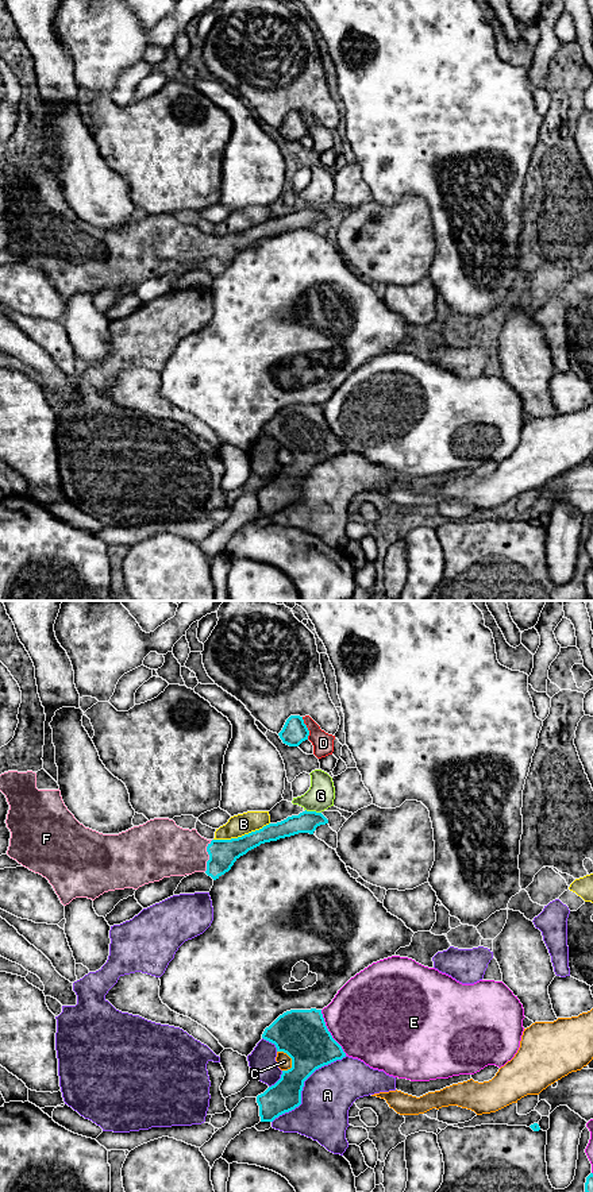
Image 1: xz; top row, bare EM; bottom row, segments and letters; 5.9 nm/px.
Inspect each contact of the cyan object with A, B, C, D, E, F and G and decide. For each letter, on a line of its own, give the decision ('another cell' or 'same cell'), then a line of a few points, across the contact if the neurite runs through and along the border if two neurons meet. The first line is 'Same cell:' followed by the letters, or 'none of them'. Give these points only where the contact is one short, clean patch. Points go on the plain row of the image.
Same cell: F
A: another cell
B: another cell
C: another cell
D: another cell
E: another cell
F: same cell | xz (223, 249), (210, 251), (169, 246)
G: another cell

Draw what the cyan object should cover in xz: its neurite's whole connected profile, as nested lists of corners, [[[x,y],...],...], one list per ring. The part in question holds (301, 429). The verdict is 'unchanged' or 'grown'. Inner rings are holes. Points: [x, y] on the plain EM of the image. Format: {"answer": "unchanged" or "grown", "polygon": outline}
{"answer": "unchanged", "polygon": [[[290,405],[265,424],[262,433],[292,454],[292,463],[257,491],[261,517],[273,517],[301,499],[304,477],[319,463],[346,452],[328,427],[321,405]]]}

